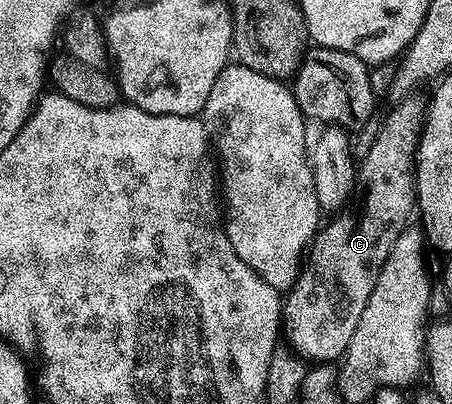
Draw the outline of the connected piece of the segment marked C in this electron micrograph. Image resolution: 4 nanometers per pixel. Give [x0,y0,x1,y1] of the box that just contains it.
[282,94,426,362]

